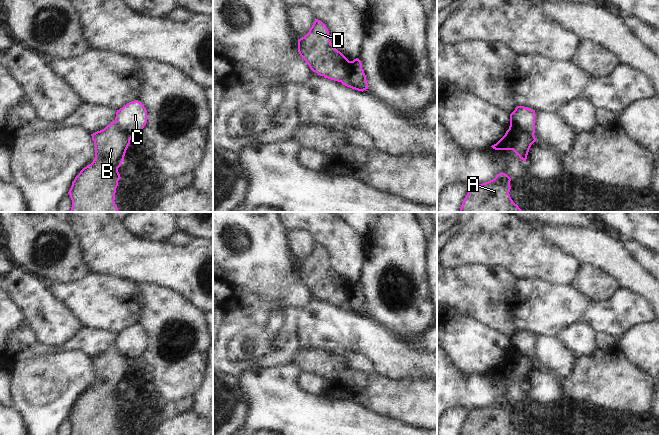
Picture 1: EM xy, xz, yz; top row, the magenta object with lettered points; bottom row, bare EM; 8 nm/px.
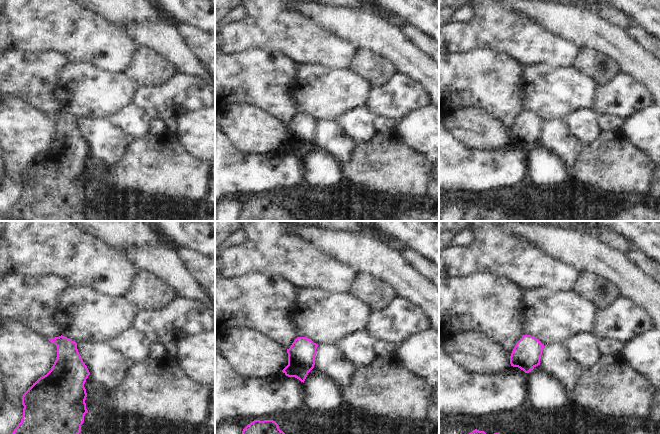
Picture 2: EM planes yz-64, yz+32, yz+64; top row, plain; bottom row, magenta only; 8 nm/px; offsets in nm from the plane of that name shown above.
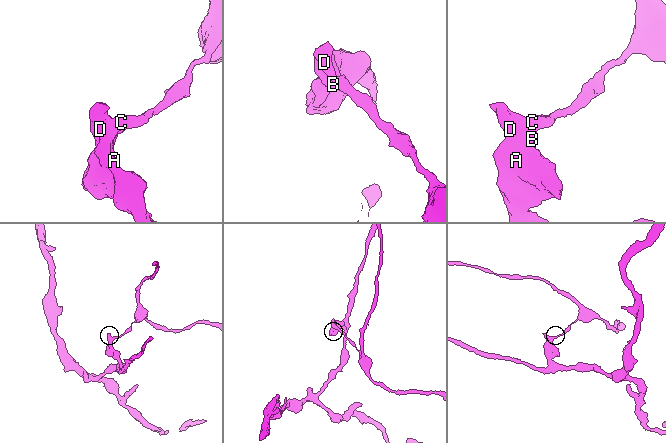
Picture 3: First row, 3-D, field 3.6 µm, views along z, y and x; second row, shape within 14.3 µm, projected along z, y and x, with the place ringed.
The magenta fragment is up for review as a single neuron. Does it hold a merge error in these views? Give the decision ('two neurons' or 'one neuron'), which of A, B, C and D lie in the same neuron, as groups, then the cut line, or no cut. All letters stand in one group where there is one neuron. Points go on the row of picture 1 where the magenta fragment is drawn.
two neurons; A B D / C; cut in yz along (510, 122), (533, 135)

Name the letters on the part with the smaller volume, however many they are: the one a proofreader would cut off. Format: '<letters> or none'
C

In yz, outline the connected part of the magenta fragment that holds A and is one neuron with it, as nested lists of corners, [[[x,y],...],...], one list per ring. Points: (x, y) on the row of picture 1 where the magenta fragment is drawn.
[[[501,172],[488,182],[470,186],[460,212],[523,212],[510,197],[510,181]]]

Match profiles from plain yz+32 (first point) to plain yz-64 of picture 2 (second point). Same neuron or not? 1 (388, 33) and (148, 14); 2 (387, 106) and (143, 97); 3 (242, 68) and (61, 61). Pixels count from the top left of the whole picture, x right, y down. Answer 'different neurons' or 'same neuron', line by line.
1: different neurons
2: same neuron
3: same neuron

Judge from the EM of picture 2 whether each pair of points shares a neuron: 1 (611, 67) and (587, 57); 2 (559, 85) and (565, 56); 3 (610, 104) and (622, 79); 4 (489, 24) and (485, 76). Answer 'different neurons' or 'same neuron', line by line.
1: same neuron
2: different neurons
3: same neuron
4: different neurons

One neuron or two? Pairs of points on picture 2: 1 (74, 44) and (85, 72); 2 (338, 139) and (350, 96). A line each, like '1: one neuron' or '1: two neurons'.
1: two neurons
2: two neurons

